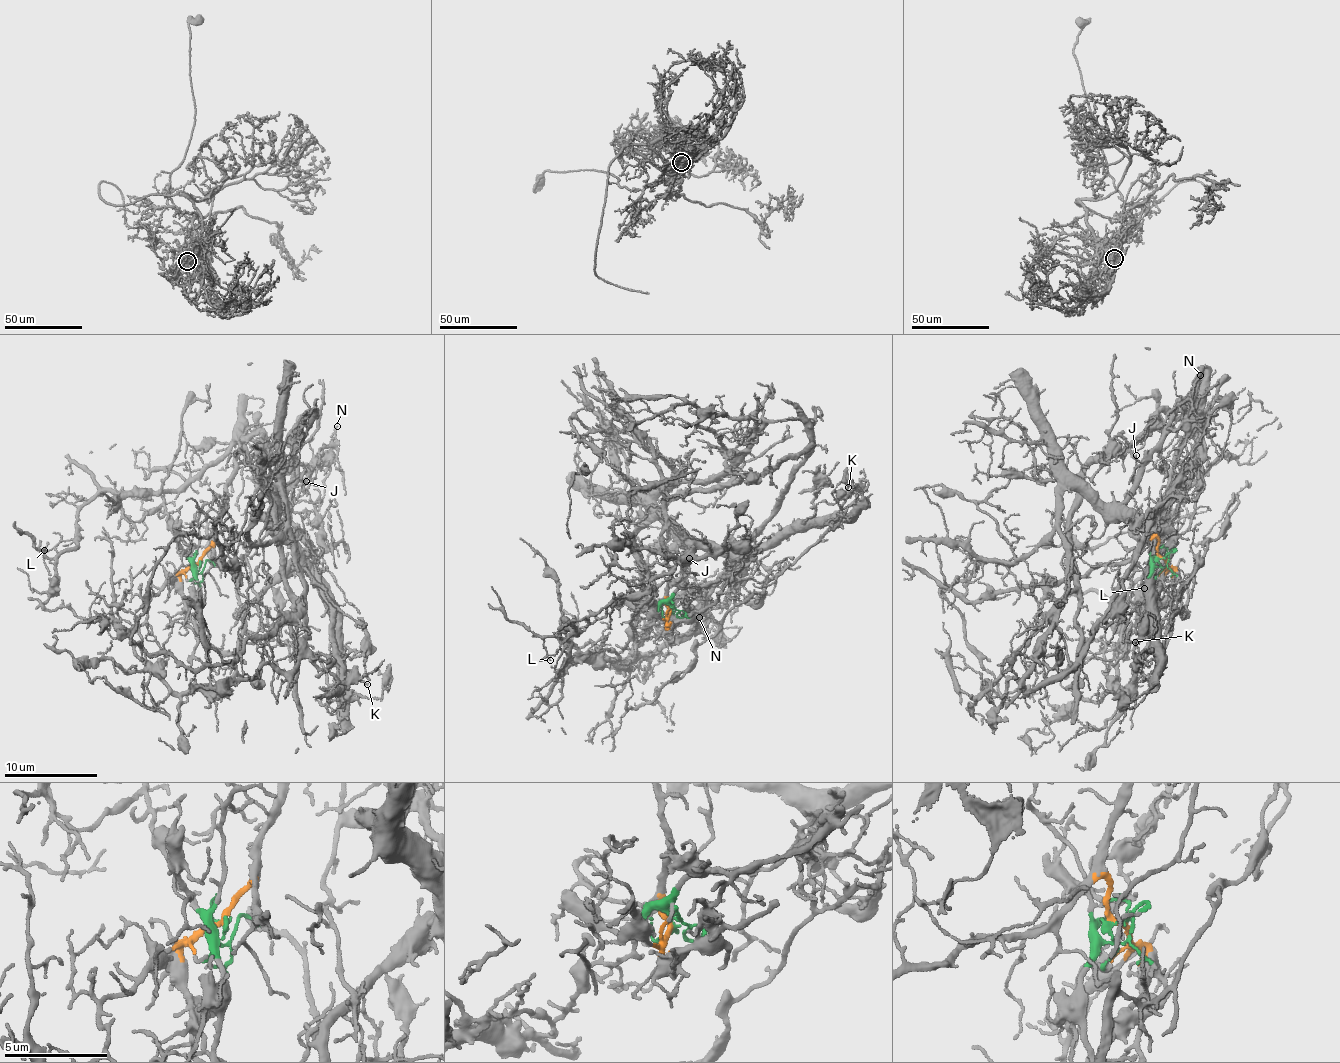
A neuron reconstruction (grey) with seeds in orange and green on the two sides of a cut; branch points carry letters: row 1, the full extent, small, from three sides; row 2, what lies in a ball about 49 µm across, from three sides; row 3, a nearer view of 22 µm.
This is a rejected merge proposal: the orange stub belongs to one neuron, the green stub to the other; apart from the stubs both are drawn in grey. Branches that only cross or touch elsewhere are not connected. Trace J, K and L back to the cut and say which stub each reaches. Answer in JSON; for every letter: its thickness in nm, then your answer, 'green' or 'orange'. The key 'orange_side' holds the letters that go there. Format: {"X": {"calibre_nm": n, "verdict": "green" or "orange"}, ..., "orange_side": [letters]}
{"J": {"calibre_nm": 100, "verdict": "green"}, "K": {"calibre_nm": 140, "verdict": "green"}, "L": {"calibre_nm": 70, "verdict": "orange"}, "orange_side": ["L"]}

